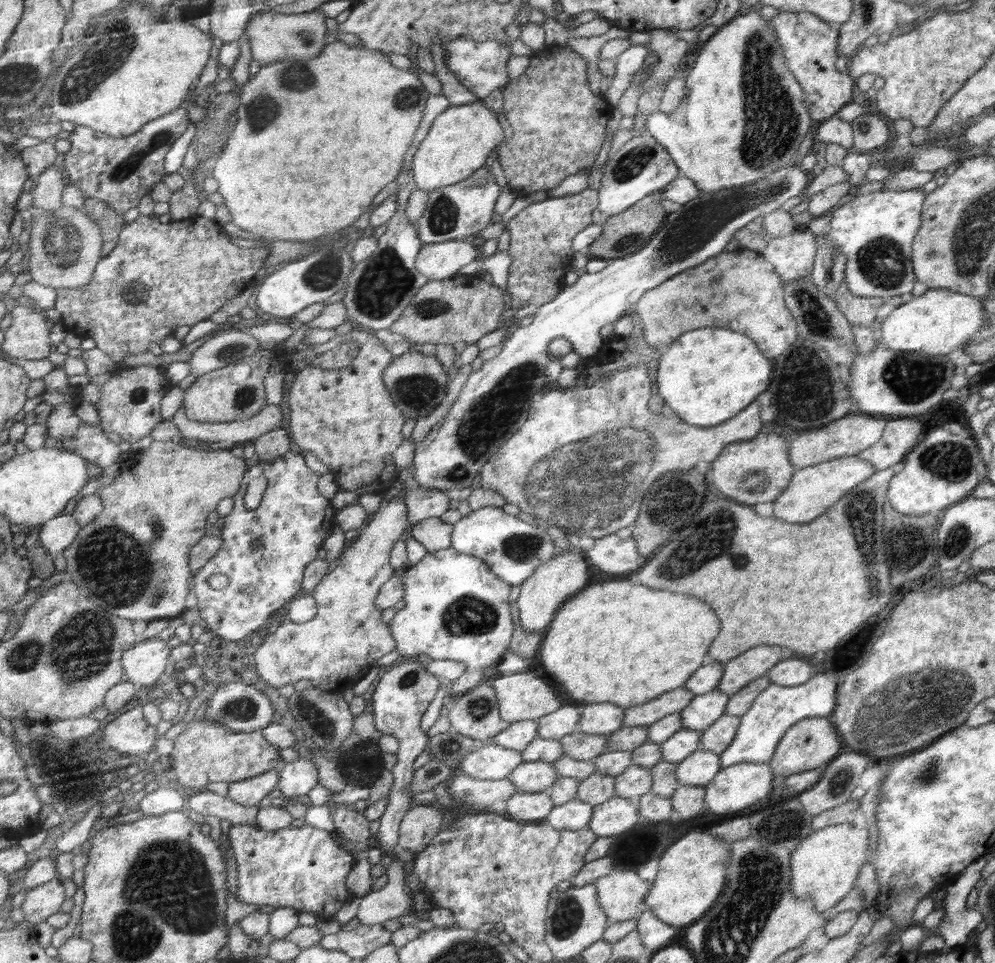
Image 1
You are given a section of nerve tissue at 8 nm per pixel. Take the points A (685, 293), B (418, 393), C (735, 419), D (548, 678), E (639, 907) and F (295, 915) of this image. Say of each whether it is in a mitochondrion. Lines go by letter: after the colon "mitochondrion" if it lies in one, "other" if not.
A: other
B: mitochondrion
C: other
D: other
E: other
F: other

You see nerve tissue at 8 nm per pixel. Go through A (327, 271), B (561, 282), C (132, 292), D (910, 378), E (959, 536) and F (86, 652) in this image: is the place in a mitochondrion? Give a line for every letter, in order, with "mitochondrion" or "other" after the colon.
A: mitochondrion
B: other
C: mitochondrion
D: mitochondrion
E: mitochondrion
F: mitochondrion

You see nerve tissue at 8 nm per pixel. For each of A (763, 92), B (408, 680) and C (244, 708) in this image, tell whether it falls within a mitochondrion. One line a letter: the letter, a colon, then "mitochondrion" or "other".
A: mitochondrion
B: mitochondrion
C: mitochondrion

